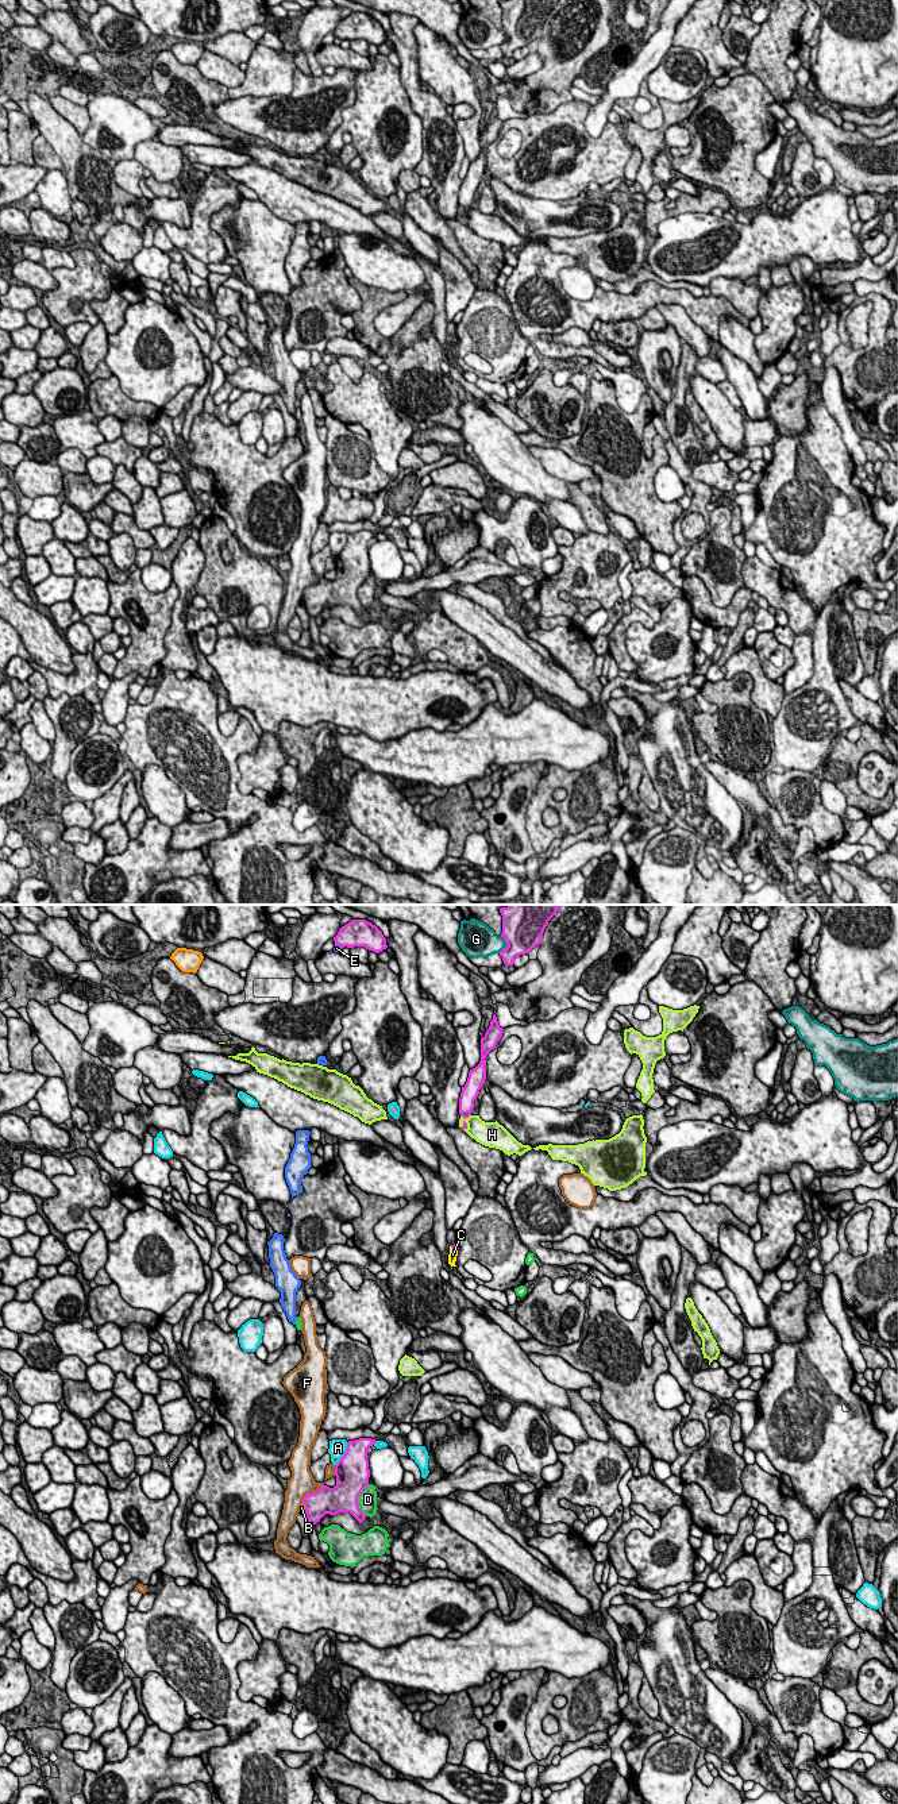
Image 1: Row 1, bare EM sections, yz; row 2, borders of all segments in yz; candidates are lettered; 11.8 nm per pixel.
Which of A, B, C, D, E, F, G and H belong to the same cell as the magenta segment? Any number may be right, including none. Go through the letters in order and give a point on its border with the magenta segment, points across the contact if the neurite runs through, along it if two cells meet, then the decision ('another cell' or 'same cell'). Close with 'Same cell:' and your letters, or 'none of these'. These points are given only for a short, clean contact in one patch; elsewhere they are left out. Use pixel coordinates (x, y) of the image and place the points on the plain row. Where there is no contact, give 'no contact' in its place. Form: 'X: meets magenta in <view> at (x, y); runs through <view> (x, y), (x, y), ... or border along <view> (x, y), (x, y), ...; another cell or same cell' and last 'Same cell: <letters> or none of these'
A: meets magenta in yz at (343, 547); another cell
B: meets magenta in yz at (304, 598); another cell
C: meets magenta in yz at (454, 340); runs through yz (455, 339), (454, 340), (453, 347); same cell
D: meets magenta in yz at (357, 593); another cell
E: meets magenta in yz at (338, 37); another cell
F: meets magenta in yz at (309, 586); another cell
G: meets magenta in yz at (507, 37); another cell
H: meets magenta in yz at (465, 215); another cell
Same cell: C

